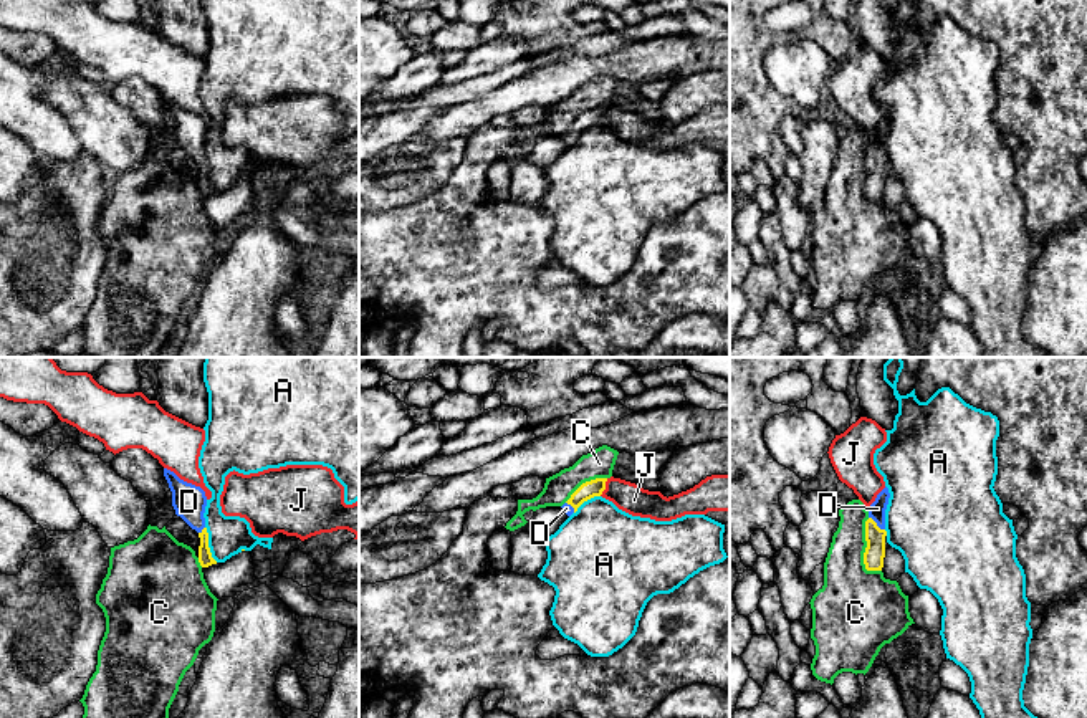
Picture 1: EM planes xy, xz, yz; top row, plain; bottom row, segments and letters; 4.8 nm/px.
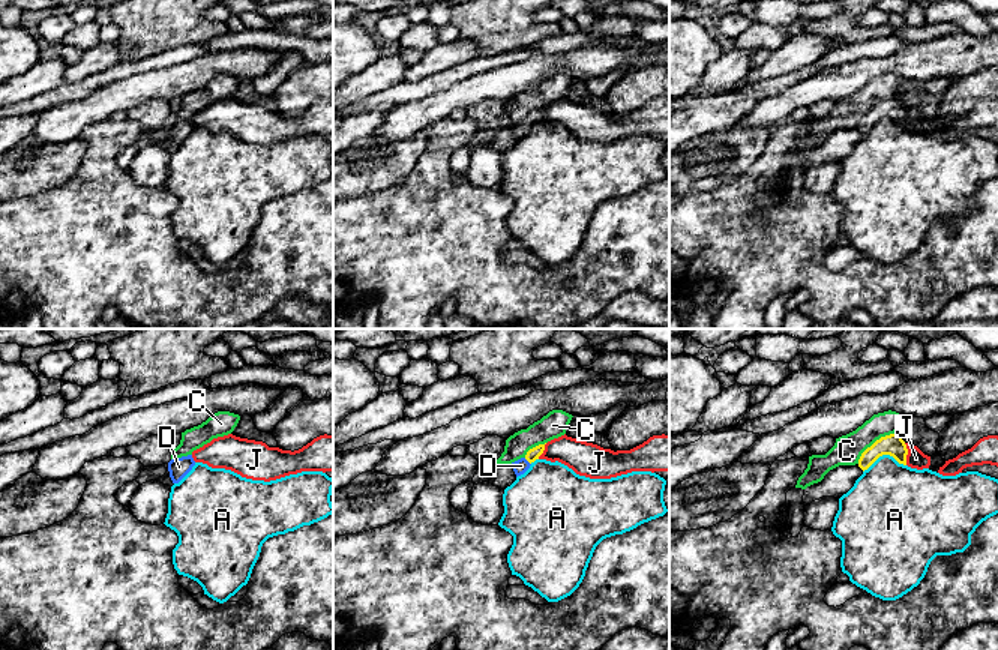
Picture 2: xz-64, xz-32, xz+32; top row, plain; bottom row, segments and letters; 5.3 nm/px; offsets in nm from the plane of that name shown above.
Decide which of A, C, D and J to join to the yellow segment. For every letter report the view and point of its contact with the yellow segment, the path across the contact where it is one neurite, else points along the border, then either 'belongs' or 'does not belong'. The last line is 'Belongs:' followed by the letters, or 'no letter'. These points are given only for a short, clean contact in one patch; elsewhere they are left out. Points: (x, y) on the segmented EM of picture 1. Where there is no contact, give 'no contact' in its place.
A: xy (207, 545) | along xy (205, 526), (209, 551), (217, 561) | does not belong
C: yz (866, 551) | does not belong
D: yz (876, 525) | across yz (874, 555), (876, 525), (877, 508) | belongs
J: xz (604, 487) | along xz (608, 478), (606, 488), (599, 495) | does not belong
Belongs: D

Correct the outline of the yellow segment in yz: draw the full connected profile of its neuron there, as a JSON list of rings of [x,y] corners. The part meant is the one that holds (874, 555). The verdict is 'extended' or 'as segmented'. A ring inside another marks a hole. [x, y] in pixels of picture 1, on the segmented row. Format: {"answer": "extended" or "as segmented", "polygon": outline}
{"answer": "extended", "polygon": [[[885,486],[869,506],[869,519],[865,521],[864,564],[867,571],[882,571],[885,558],[885,510],[888,505],[888,488]]]}

